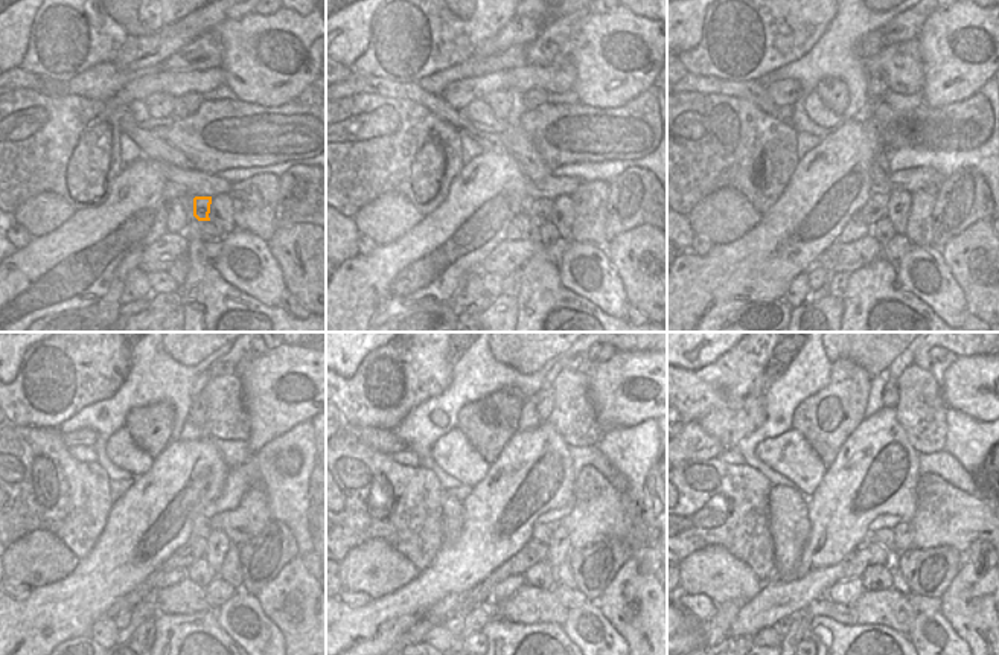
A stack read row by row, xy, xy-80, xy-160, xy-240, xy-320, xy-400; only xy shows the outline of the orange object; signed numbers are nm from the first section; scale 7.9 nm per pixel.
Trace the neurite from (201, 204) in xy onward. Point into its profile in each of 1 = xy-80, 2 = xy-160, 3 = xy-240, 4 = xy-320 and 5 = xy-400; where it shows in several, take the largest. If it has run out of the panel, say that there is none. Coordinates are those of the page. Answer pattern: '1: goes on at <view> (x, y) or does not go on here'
1: goes on at xy-80 (539, 209)
2: goes on at xy-160 (874, 209)
3: goes on at xy-240 (194, 549)
4: goes on at xy-320 (533, 552)
5: goes on at xy-400 (745, 642)

